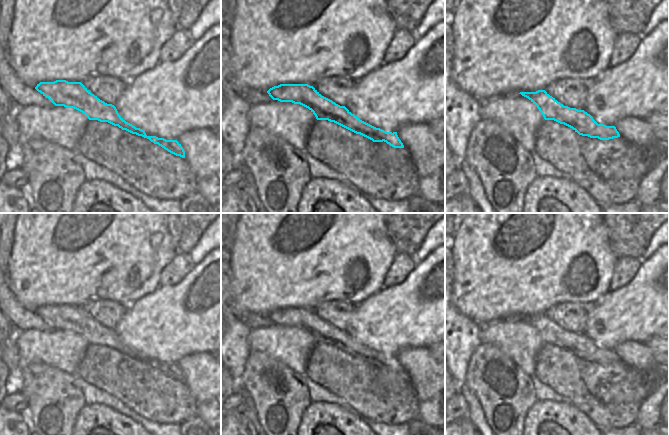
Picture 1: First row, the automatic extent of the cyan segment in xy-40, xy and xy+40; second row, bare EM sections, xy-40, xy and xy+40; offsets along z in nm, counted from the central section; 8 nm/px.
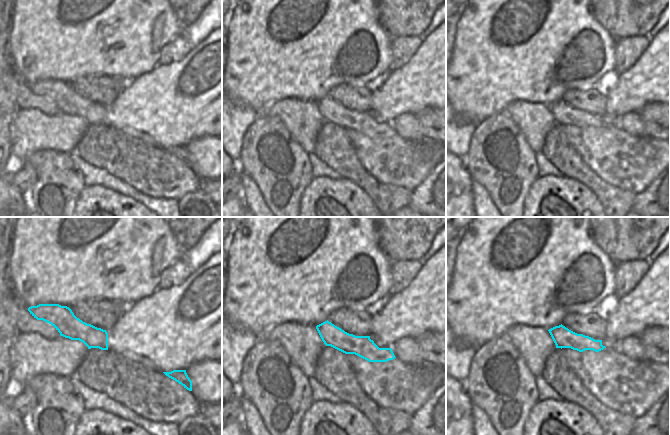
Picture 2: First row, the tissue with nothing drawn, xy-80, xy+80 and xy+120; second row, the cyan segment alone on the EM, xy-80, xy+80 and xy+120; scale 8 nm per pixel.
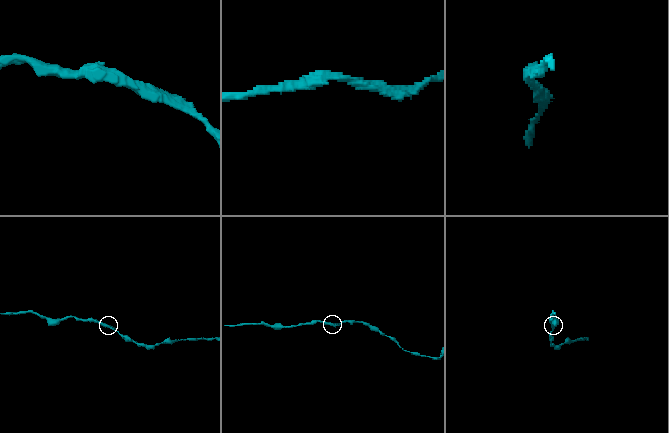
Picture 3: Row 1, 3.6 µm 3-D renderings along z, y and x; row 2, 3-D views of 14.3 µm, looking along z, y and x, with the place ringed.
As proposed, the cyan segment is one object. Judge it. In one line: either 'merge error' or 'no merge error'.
no merge error

